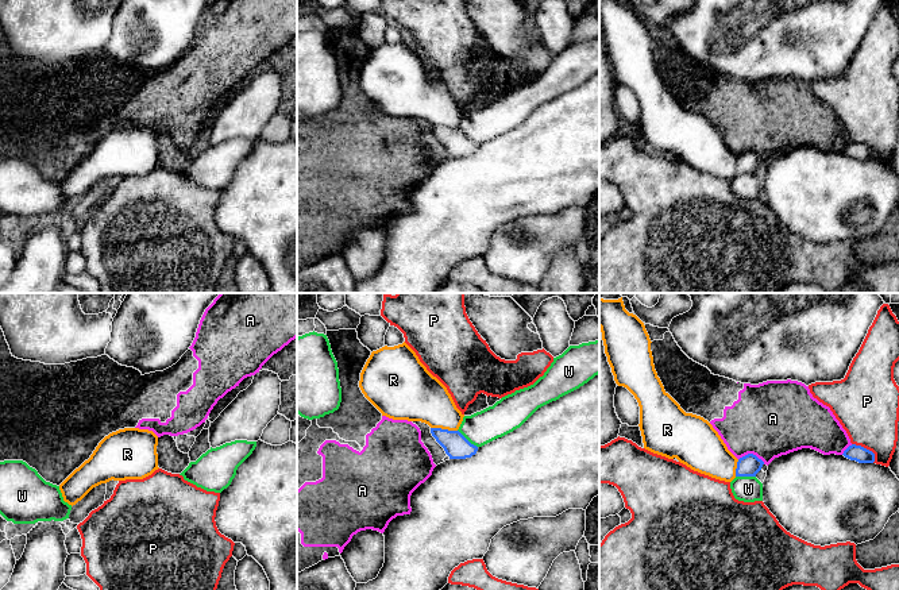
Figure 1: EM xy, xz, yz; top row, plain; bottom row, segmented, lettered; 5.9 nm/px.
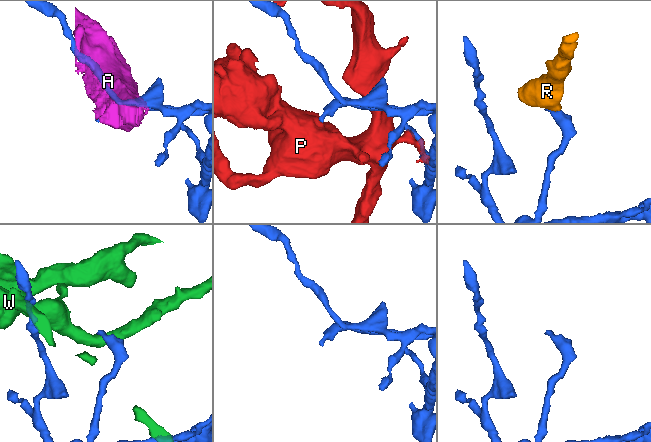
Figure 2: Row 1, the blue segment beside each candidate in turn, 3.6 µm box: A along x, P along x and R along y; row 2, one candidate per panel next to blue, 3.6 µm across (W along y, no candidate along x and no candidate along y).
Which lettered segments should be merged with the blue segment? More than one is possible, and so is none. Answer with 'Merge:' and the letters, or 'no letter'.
Merge: no letter

